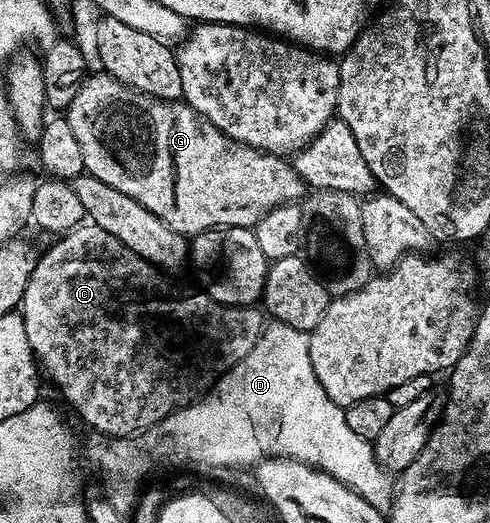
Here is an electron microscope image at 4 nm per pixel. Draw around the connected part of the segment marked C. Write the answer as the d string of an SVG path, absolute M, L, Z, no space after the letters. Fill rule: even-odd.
M88 221L72 231L59 236L56 243L43 256L36 260L34 273L29 277L22 304L22 314L26 325L26 337L30 341L30 349L36 354L36 362L42 368L43 374L52 378L54 386L60 390L60 395L93 427L101 431L104 437L131 437L158 425L158 421L165 419L170 413L174 413L180 407L186 407L199 399L213 382L225 375L258 341L258 337L265 329L266 319L259 306L227 307L224 303L216 303L203 293L196 295L171 295L163 291L164 283L159 279L157 268L145 259L139 259L130 249L123 247L117 239L110 237L106 229L96 226Z

